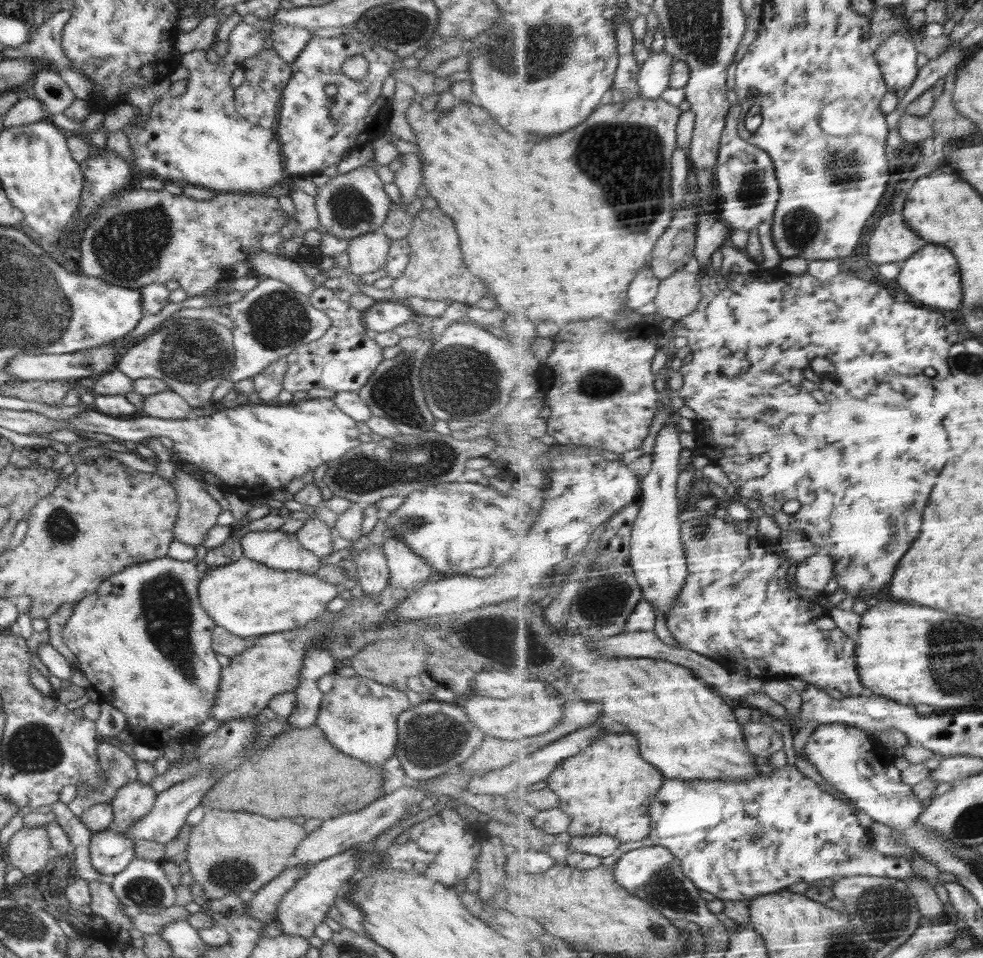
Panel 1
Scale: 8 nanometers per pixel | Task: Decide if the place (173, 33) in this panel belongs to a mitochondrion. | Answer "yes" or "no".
no

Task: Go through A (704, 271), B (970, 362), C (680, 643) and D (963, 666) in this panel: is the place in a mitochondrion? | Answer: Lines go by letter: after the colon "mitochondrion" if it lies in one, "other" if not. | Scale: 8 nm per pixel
A: other
B: mitochondrion
C: other
D: mitochondrion

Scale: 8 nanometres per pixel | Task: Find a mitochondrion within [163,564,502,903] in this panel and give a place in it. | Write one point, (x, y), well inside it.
(431, 736)

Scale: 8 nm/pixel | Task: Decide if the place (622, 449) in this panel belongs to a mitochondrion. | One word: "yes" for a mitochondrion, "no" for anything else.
no

